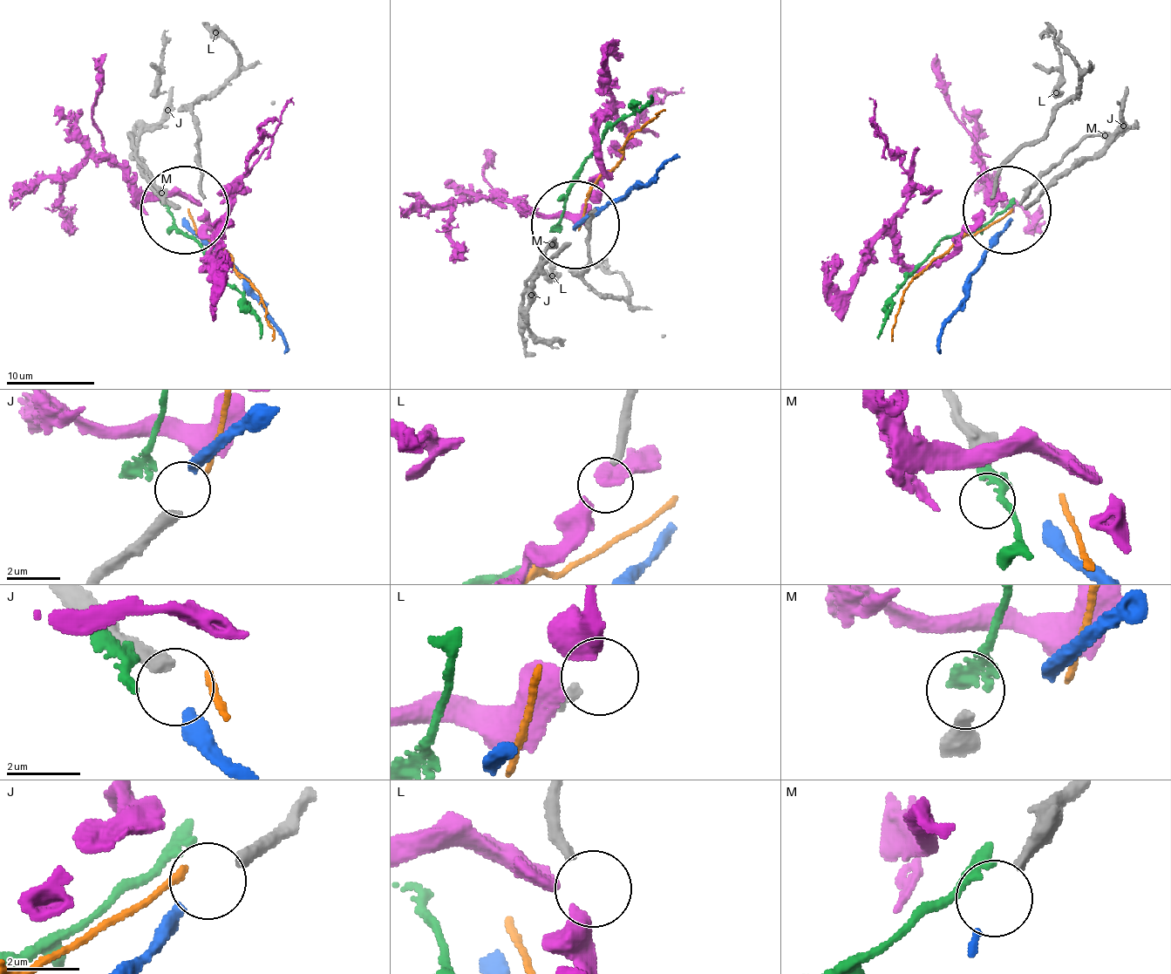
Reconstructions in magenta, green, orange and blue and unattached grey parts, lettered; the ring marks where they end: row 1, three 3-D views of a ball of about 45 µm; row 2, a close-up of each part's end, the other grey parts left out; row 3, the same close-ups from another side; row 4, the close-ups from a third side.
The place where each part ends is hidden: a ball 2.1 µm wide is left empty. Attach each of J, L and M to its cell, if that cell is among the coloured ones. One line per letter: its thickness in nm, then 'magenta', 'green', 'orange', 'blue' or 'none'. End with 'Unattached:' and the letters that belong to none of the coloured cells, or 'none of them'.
J: 420 nm thick; blue
L: 300 nm thick; none
M: 360 nm thick; none
Unattached: L, M

